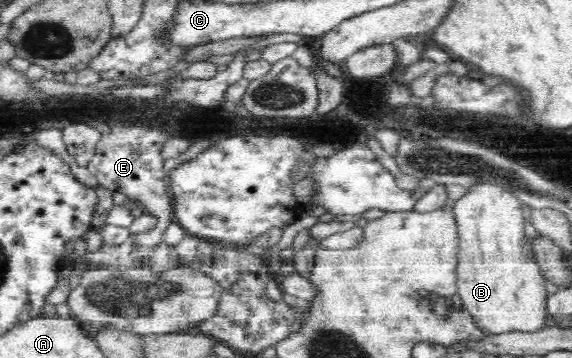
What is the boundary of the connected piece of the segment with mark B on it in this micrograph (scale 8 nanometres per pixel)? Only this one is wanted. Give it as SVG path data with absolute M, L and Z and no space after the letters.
M473 185L453 208L459 232L455 300L484 335L534 334L547 324L545 280L524 234L527 211L494 185Z

